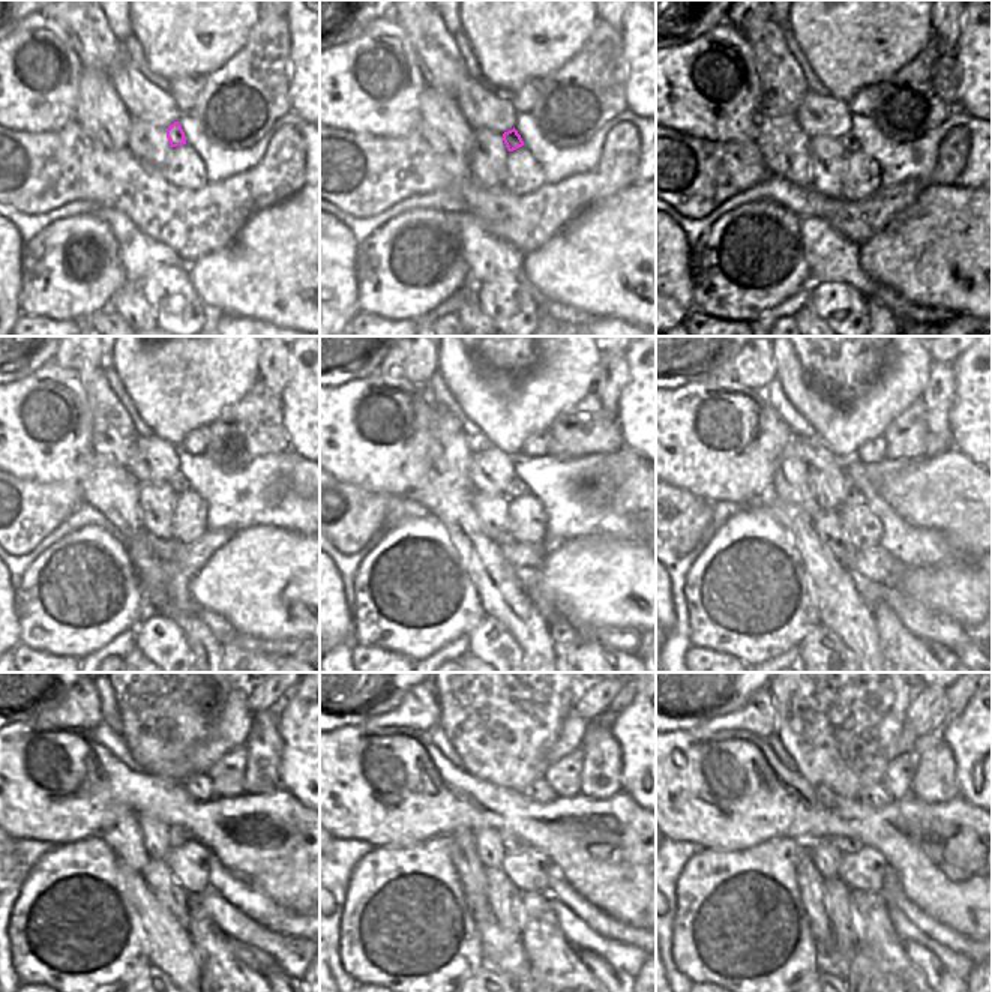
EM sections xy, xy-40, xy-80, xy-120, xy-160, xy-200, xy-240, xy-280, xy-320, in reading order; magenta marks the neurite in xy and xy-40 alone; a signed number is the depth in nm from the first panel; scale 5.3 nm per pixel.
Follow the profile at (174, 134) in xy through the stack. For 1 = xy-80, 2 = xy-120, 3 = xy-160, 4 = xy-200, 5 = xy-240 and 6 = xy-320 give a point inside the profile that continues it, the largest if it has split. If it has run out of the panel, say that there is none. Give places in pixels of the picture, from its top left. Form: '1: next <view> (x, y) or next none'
1: next xy-80 (848, 141)
2: next xy-120 (179, 483)
3: next xy-160 (517, 488)
4: next xy-200 (853, 497)
5: next xy-240 (177, 836)
6: next xy-320 (847, 845)

